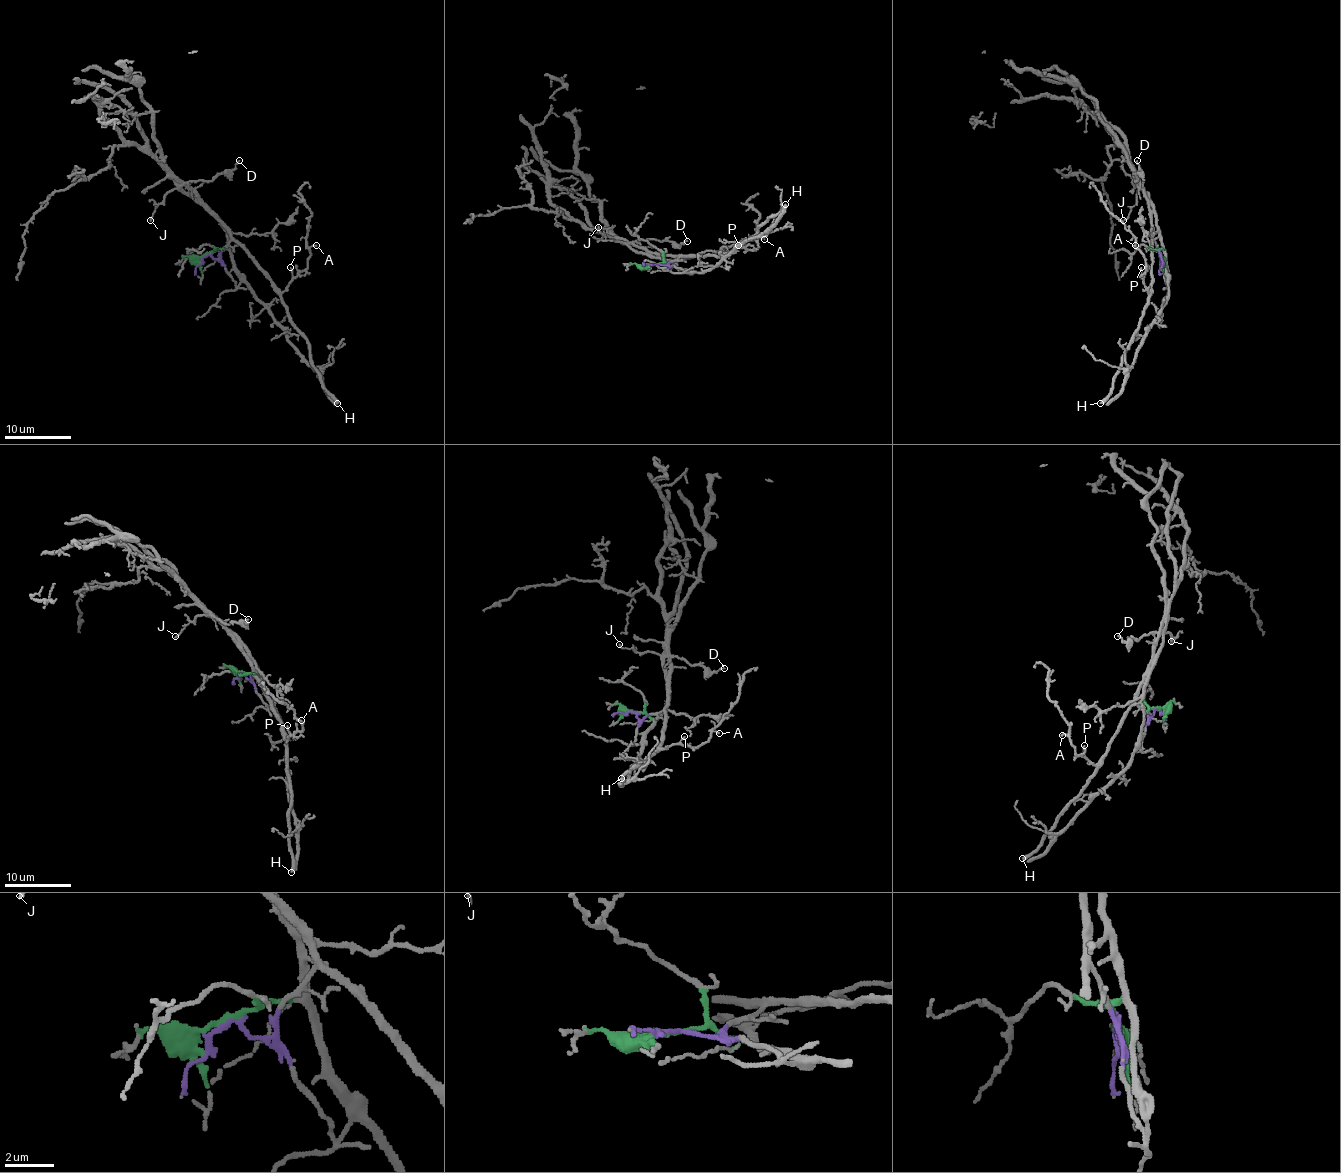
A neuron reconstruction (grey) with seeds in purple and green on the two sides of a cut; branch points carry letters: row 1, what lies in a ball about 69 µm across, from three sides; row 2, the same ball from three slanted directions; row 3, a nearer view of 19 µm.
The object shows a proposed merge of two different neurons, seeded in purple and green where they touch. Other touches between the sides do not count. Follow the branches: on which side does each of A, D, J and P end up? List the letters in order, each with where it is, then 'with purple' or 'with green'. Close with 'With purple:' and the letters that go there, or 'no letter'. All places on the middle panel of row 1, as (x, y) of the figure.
A: place (764, 239); with purple
D: place (687, 241); with green
J: place (598, 227); with green
P: place (738, 245); with purple
With purple: A, P

